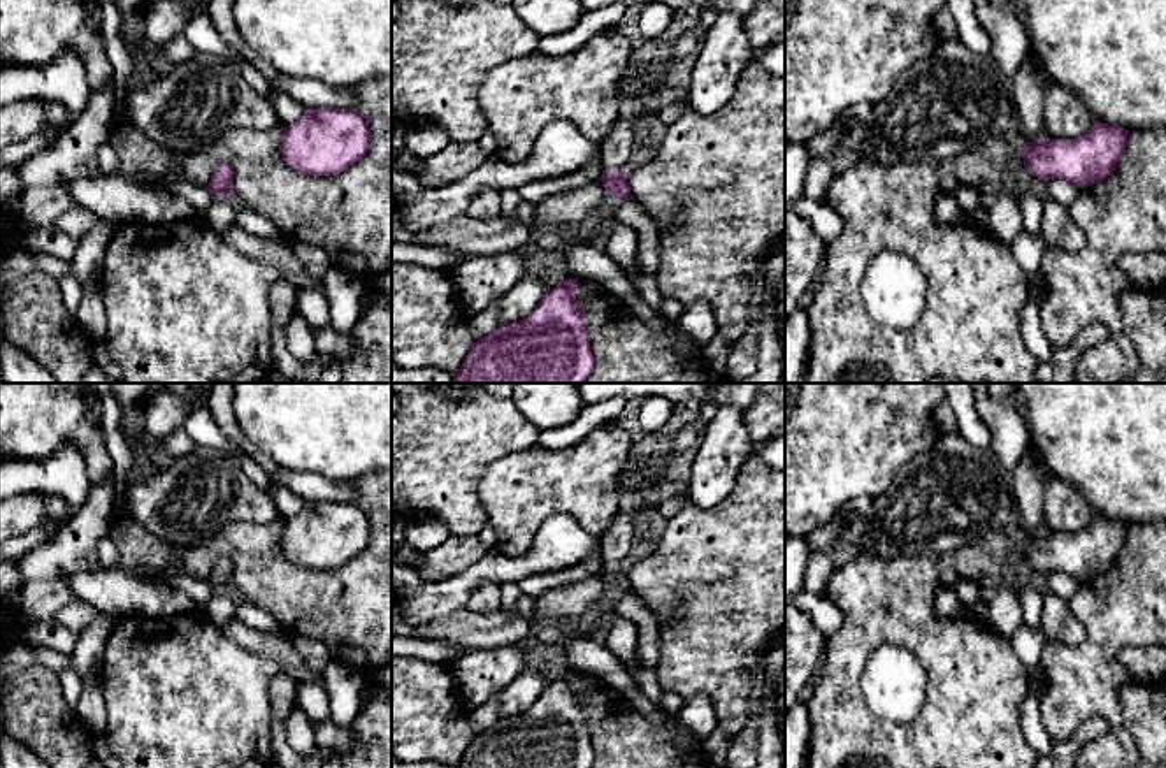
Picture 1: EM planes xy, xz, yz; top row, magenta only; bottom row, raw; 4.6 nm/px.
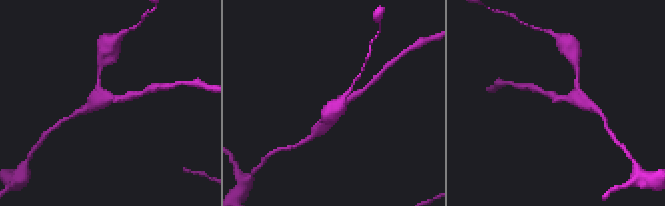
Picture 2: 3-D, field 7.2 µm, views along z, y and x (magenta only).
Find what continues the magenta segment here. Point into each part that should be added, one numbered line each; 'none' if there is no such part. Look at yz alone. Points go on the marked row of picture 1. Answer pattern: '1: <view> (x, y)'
none

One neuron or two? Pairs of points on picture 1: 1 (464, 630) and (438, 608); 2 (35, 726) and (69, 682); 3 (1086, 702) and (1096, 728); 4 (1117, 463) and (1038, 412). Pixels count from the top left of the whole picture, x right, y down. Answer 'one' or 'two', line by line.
1: two
2: two
3: two
4: one

